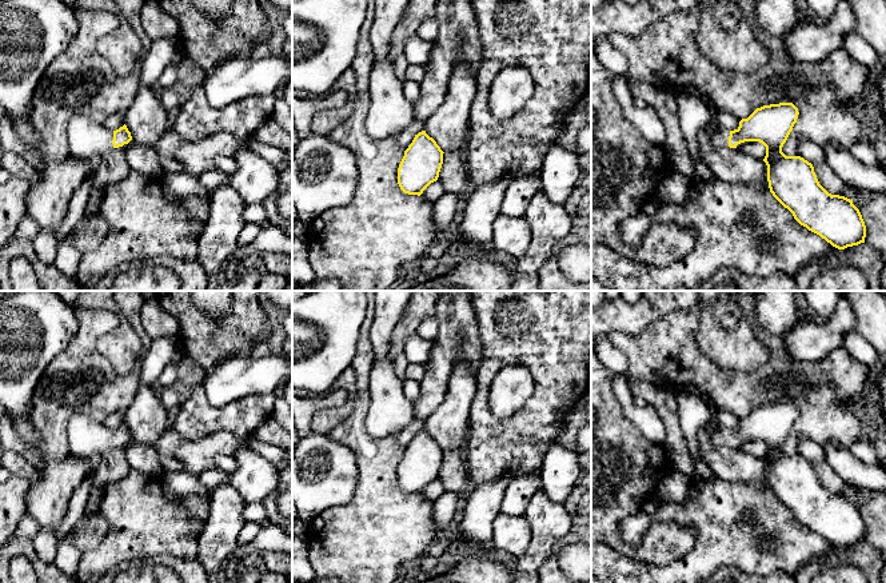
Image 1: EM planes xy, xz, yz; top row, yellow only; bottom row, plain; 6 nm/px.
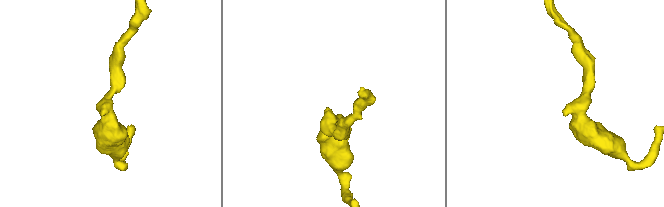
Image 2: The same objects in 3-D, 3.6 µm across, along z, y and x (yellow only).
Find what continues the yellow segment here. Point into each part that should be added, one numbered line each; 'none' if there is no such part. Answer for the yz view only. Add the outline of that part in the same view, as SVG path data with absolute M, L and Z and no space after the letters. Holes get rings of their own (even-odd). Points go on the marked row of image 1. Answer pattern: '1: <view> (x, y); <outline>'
1: yz (719, 136); M715 116L703 127L711 132L711 140L717 147L729 147L730 131L723 129Z

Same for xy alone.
1: xy (87, 139); M84 116L71 119L67 133L69 156L80 160L101 156L113 148L113 131Z

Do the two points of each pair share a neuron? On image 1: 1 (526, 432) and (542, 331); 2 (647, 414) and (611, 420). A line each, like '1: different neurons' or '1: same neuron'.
1: same neuron
2: different neurons

